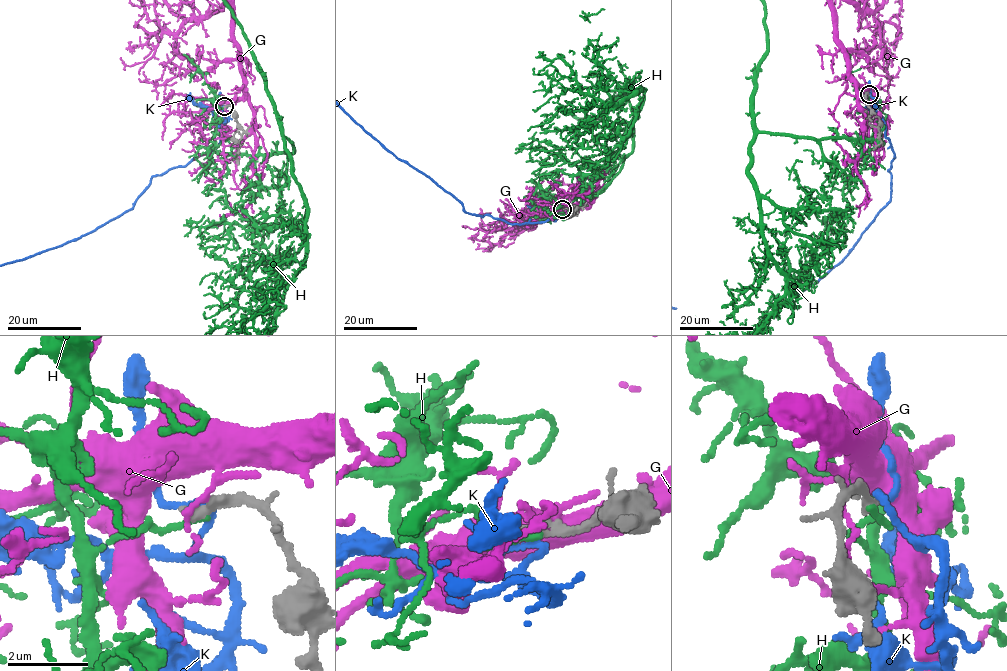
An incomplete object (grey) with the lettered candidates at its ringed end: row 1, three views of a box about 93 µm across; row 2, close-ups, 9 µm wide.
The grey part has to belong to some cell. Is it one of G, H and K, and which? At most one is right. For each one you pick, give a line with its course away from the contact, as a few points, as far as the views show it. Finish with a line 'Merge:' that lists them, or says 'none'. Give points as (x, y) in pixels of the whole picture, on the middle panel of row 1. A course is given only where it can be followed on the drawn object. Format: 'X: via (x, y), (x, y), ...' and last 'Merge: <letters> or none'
Merge: none

